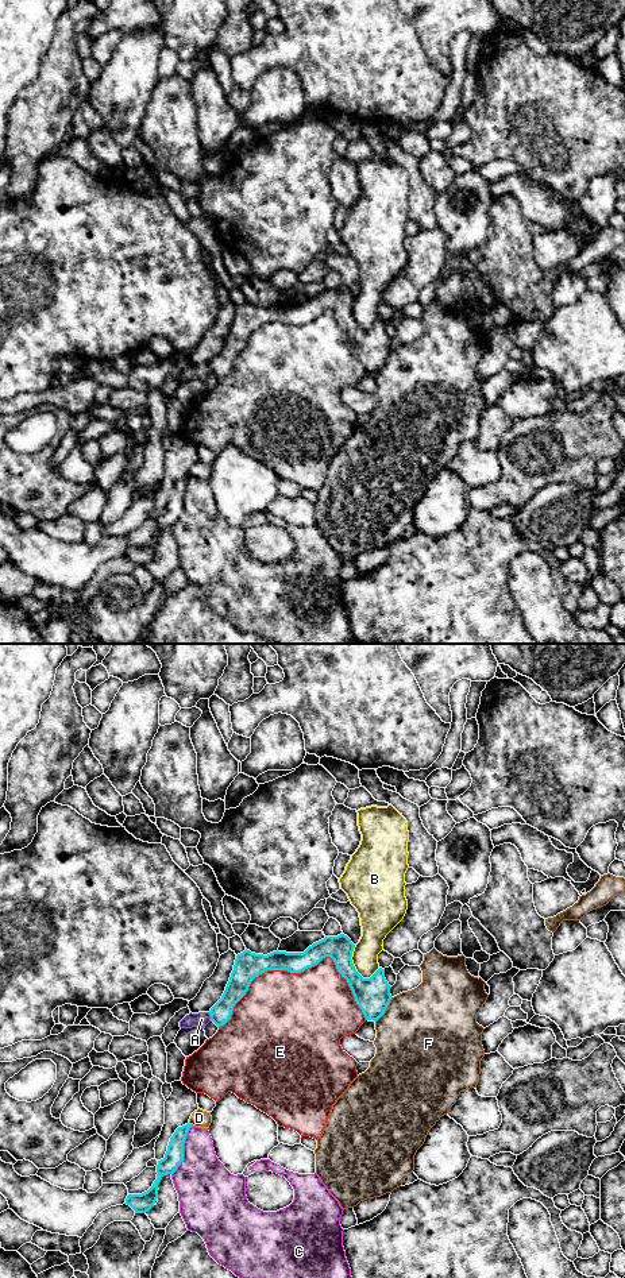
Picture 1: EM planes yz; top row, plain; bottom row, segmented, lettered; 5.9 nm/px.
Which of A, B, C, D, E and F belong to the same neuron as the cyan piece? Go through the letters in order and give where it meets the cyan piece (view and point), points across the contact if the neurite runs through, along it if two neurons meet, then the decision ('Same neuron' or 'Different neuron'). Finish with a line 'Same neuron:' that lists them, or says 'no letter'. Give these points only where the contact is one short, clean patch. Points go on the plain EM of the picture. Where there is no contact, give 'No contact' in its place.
A: Touches cyan at yz (211, 369). Boundary: yz (208, 365), (211, 373). Different neuron
B: Touches cyan at yz (352, 316). Different neuron
C: Touches cyan at yz (182, 502). Different neuron
D: Touches cyan at yz (192, 477). Boundary: yz (189, 474), (193, 477). Different neuron
E: Touches cyan at yz (297, 324). Different neuron
F: Touches cyan at yz (385, 362). Different neuron
Same neuron: no letter

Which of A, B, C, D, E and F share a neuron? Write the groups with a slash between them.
A C D / B / E / F

